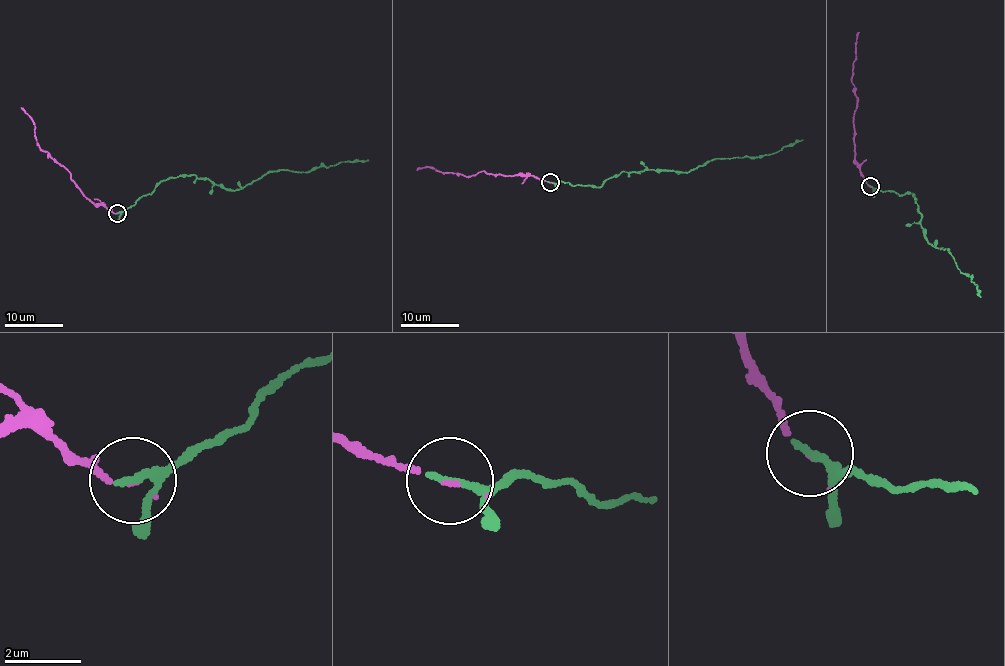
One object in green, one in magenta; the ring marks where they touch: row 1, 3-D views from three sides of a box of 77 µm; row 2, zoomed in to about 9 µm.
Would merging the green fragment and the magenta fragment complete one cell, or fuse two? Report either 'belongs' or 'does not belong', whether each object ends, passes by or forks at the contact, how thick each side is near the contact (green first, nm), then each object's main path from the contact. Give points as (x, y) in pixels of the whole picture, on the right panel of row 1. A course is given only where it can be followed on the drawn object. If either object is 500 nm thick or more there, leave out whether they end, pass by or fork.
belongs | green passes by | magenta ends | 150/90 nm | green via (869, 186), (899, 196), (912, 193), (928, 243), (948, 250), (960, 270), (978, 286), (980, 296) | magenta via (869, 186), (856, 163), (854, 145), (857, 98), (851, 80), (859, 31)

